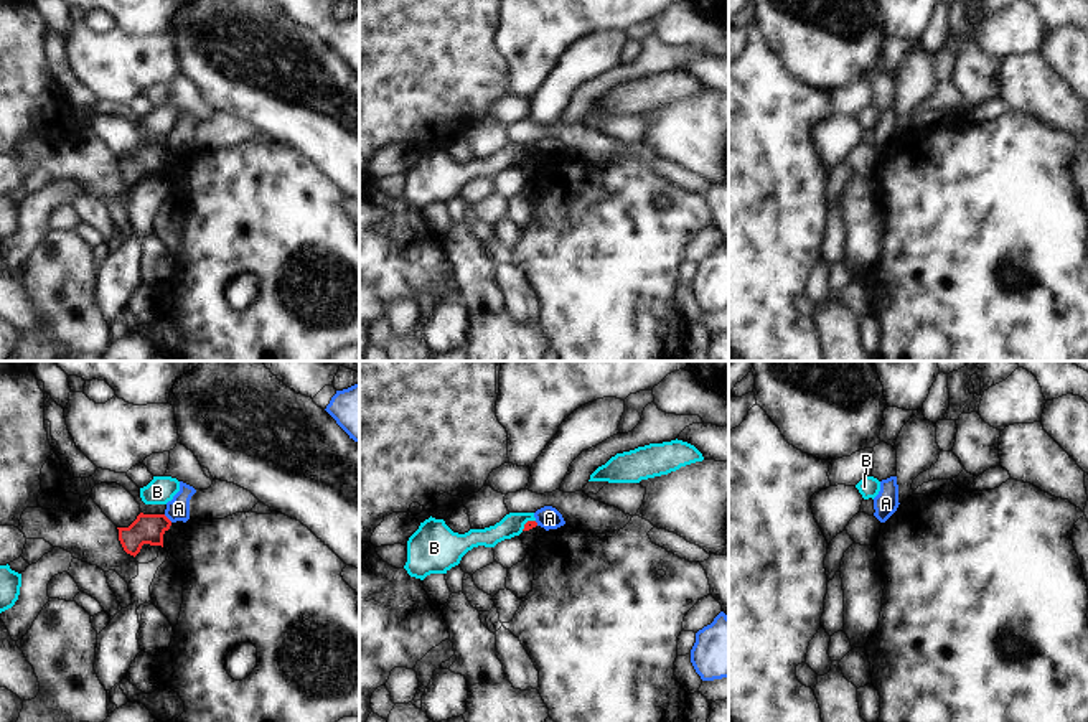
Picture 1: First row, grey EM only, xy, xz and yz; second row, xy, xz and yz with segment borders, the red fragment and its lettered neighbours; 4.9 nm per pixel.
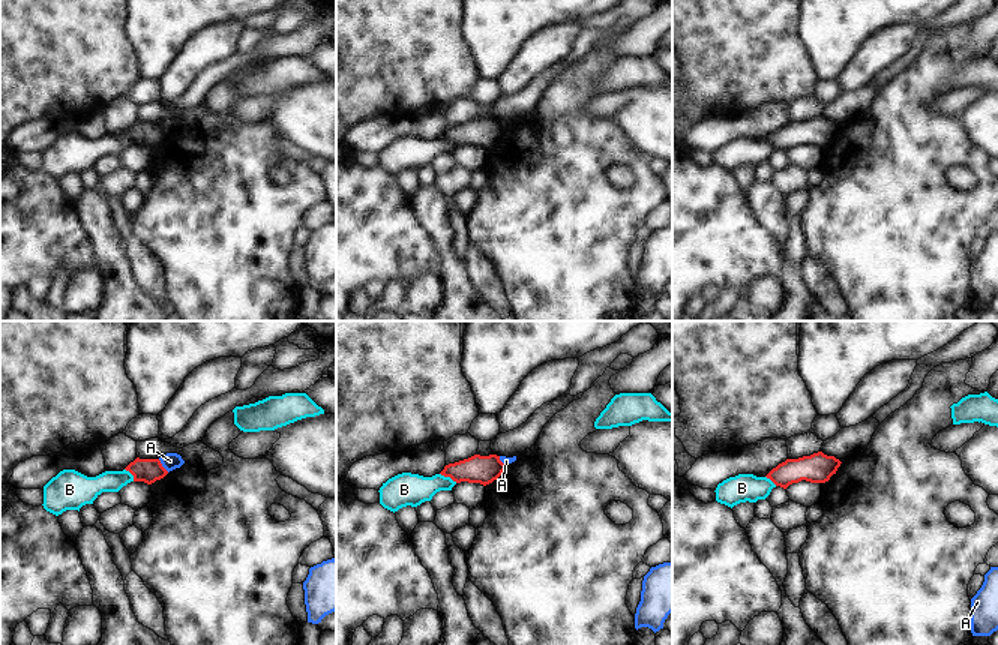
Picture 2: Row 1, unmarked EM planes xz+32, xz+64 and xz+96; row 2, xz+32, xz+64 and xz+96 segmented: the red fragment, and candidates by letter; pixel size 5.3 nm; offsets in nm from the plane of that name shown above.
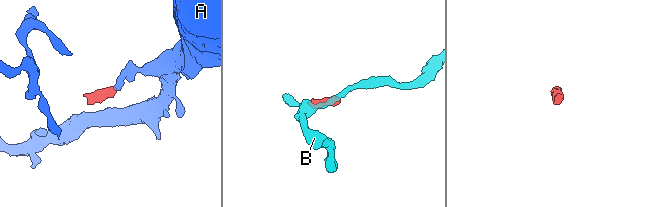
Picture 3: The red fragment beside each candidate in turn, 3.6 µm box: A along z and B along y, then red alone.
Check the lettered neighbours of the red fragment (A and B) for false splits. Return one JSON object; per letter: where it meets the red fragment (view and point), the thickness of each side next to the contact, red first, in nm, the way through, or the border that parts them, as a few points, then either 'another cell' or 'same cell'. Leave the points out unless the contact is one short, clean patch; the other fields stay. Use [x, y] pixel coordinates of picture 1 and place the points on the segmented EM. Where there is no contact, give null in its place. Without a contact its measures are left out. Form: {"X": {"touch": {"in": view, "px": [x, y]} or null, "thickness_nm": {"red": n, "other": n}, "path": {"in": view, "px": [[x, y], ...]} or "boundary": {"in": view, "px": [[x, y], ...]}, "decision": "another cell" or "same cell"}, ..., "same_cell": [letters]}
{"A": {"touch": {"in": "xy", "px": [167, 518]}, "thickness_nm": {"red": 140, "other": 110}, "boundary": {"in": "xy", "px": [[164, 515], [172, 521]]}, "decision": "another cell"}, "B": {"touch": {"in": "xz", "px": [526, 523]}, "thickness_nm": {"red": 50, "other": 110}, "decision": "another cell"}, "same_cell": []}

